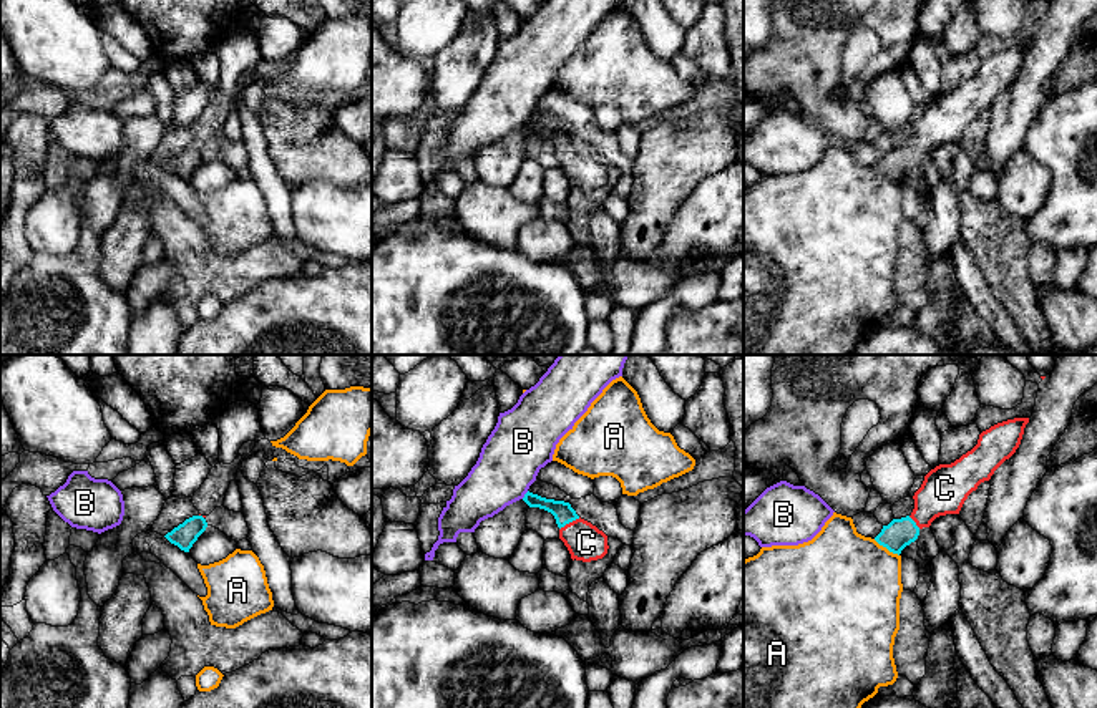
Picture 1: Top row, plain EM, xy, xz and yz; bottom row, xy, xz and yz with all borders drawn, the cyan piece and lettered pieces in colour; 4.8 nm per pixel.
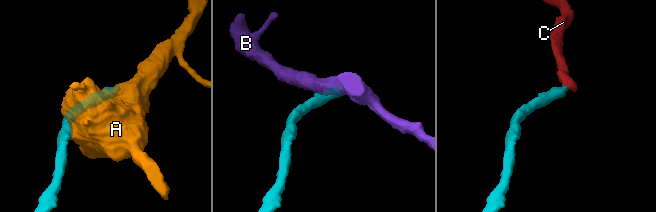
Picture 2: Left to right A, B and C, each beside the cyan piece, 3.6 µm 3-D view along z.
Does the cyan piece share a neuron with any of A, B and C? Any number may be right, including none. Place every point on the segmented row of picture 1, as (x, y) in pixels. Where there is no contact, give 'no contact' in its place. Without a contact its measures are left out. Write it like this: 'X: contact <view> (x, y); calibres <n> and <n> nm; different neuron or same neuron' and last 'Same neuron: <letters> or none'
A: contact yz (887, 547); calibres 140 and 480 nm; different neuron
B: contact xz (525, 494); calibres 100 and 300 nm; different neuron
C: contact xz (570, 521); calibres 100 and 180 nm; same neuron
Same neuron: C

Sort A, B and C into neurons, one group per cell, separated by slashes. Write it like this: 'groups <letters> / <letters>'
groups A / B / C

